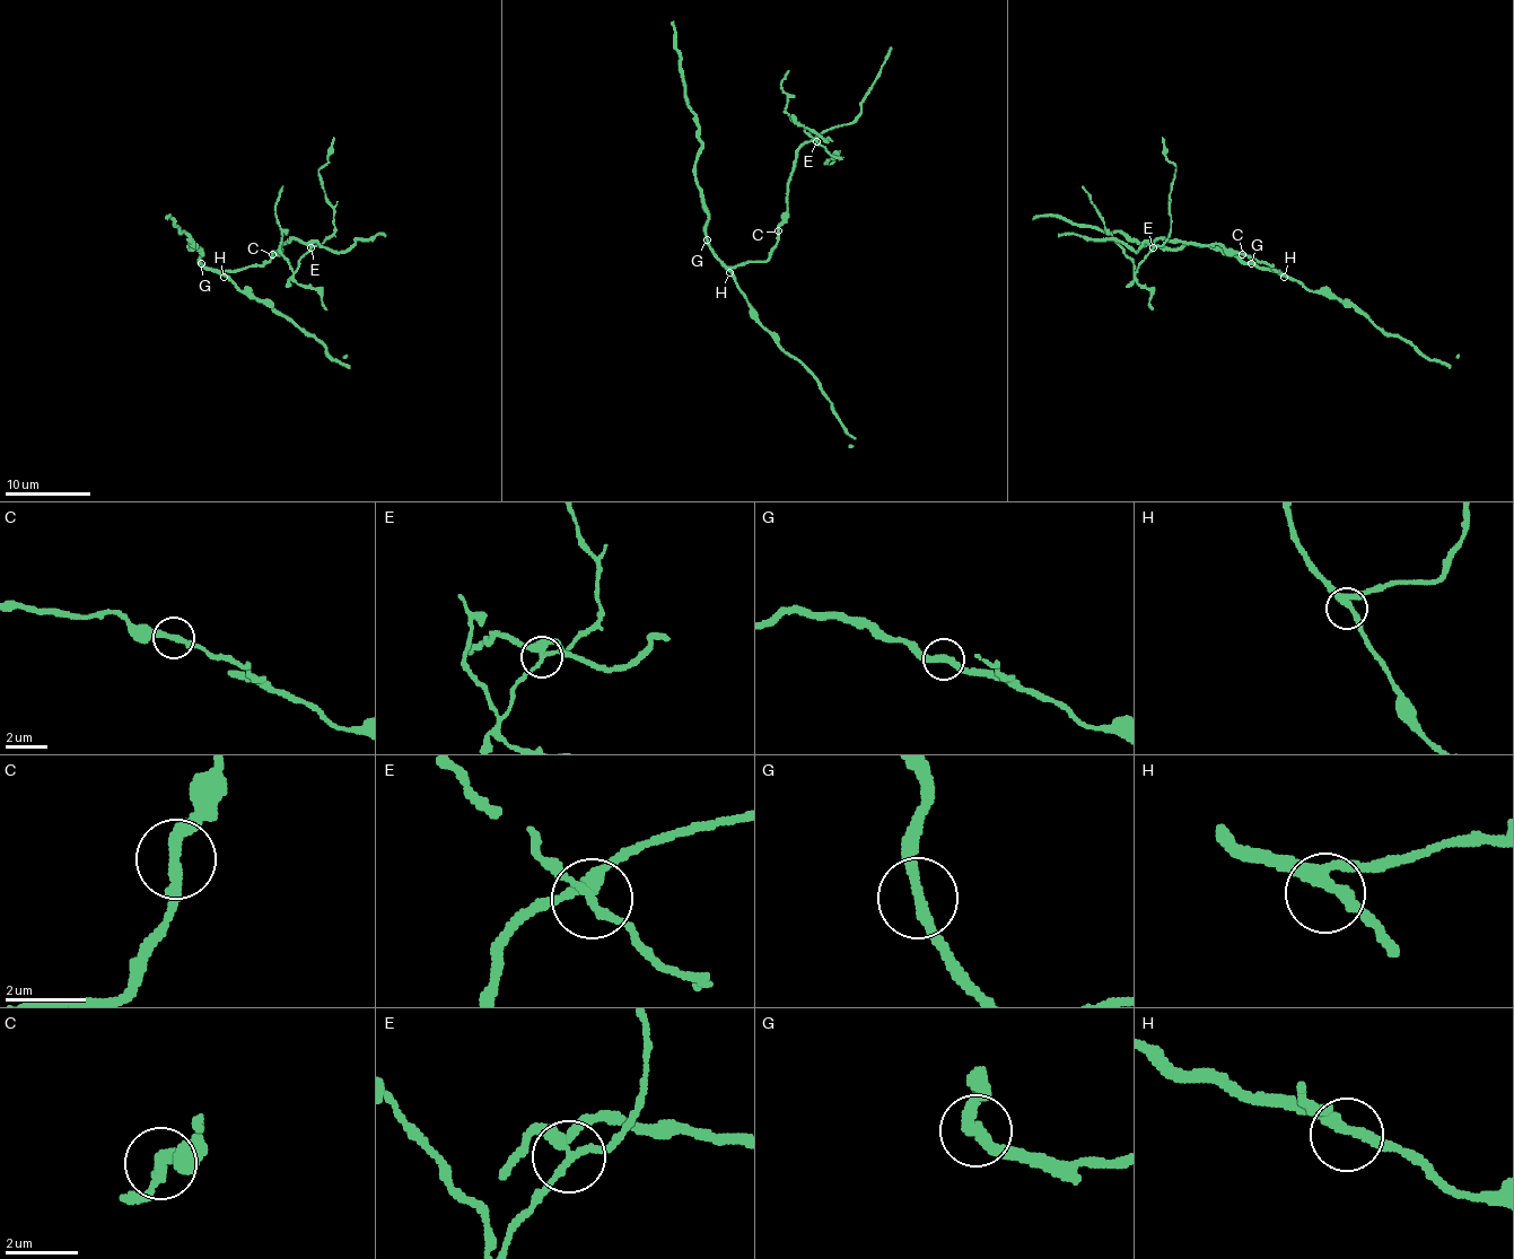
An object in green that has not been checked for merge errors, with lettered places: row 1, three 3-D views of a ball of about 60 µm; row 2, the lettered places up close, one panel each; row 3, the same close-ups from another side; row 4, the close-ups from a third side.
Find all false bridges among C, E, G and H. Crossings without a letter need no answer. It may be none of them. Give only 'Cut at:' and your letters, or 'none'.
Cut at: E

